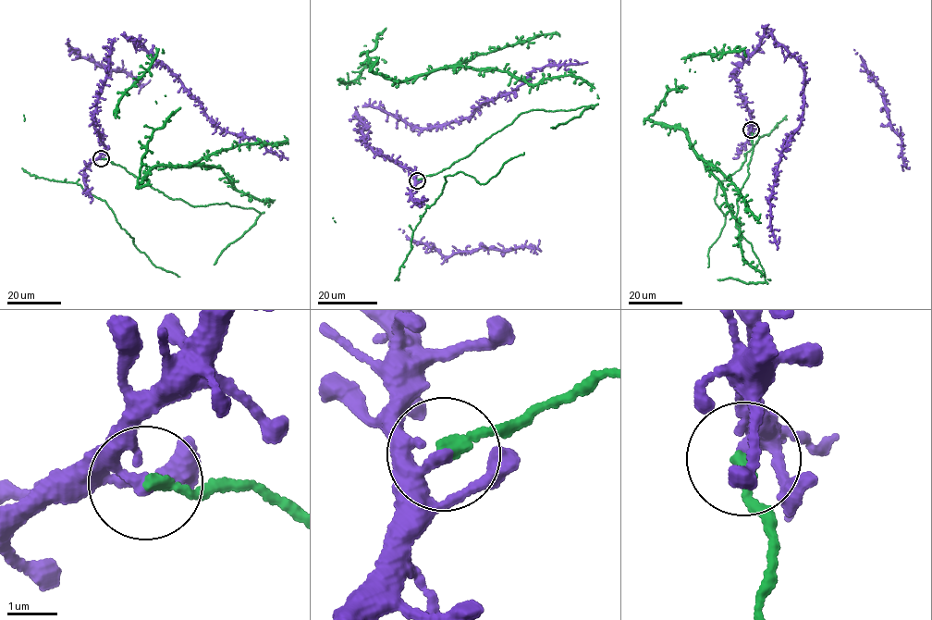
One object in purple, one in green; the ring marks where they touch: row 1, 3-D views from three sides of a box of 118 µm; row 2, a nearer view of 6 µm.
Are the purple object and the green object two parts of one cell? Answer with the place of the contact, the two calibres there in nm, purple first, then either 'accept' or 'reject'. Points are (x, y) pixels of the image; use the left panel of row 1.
(101, 158) | 200/240 nm | reject

